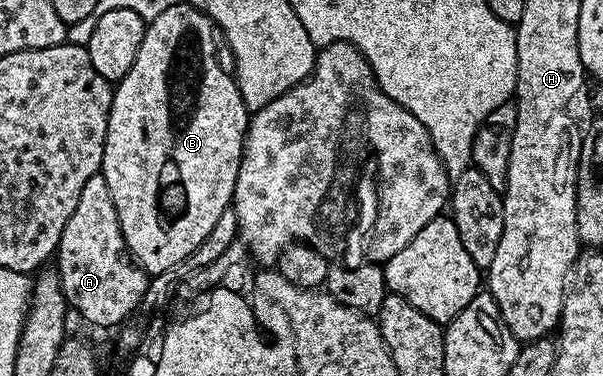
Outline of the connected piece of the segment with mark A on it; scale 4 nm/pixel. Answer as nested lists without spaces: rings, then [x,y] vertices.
[[[102,172],[95,173],[93,179],[89,179],[89,183],[85,183],[85,188],[81,190],[81,199],[77,199],[77,207],[73,215],[69,215],[69,223],[65,223],[65,231],[59,240],[58,261],[59,282],[68,306],[74,312],[76,309],[89,324],[122,326],[130,318],[127,316],[142,306],[149,275],[130,256],[125,255],[117,207],[113,207],[113,195],[109,195],[109,183],[105,183]]]

